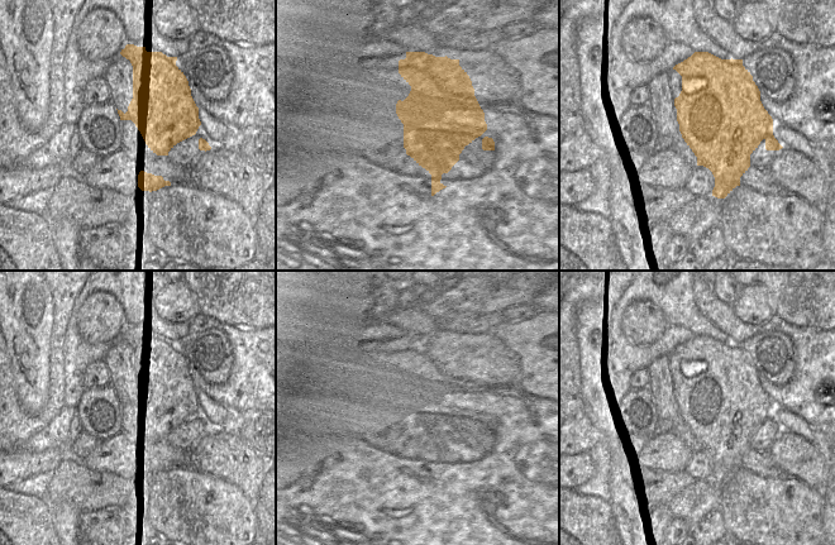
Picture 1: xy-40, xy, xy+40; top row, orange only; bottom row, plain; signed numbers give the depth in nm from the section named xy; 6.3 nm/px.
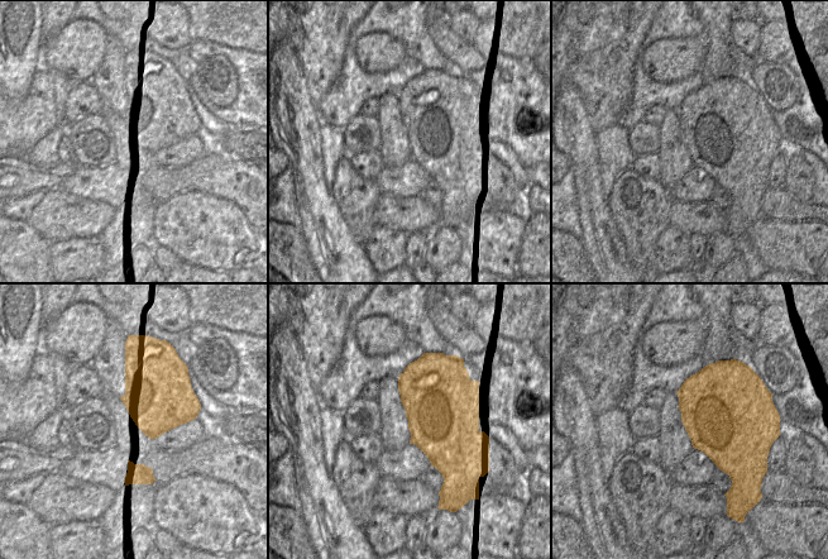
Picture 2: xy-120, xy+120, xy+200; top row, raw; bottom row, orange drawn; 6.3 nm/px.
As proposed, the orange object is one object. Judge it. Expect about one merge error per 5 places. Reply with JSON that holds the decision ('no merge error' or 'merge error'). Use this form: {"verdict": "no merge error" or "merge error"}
{"verdict": "merge error"}

